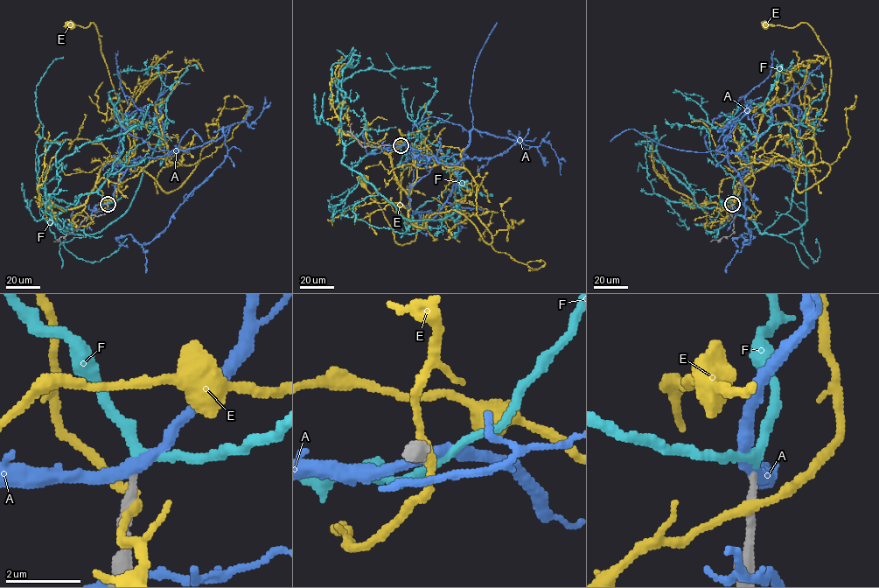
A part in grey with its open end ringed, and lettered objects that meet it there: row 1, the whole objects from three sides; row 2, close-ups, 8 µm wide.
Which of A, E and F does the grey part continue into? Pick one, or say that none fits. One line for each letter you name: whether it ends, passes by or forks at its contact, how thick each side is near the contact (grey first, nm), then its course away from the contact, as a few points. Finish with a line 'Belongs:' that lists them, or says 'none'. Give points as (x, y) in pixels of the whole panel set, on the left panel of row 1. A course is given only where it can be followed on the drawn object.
F: it passes by | 220/240 nm | via (108, 203), (87, 192), (57, 221), (93, 234), (129, 207), (168, 122), (160, 136), (129, 126)
Belongs: F

